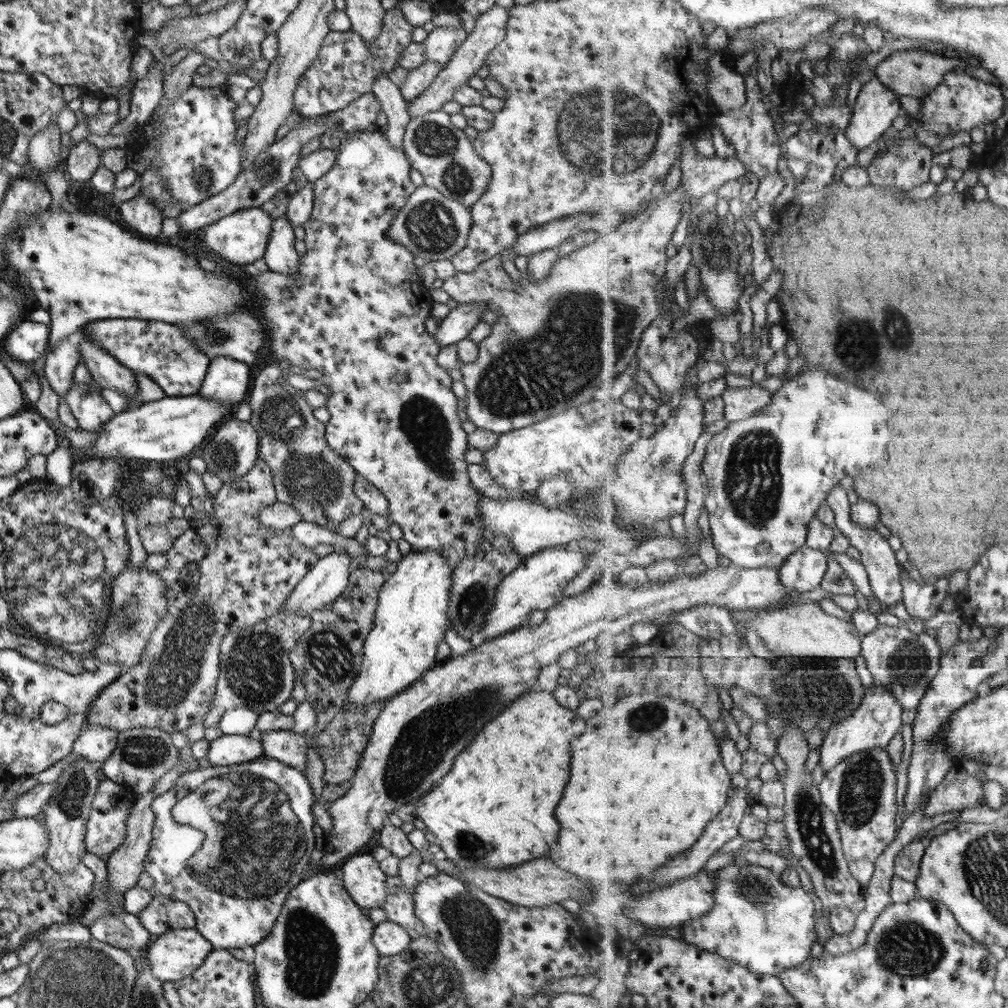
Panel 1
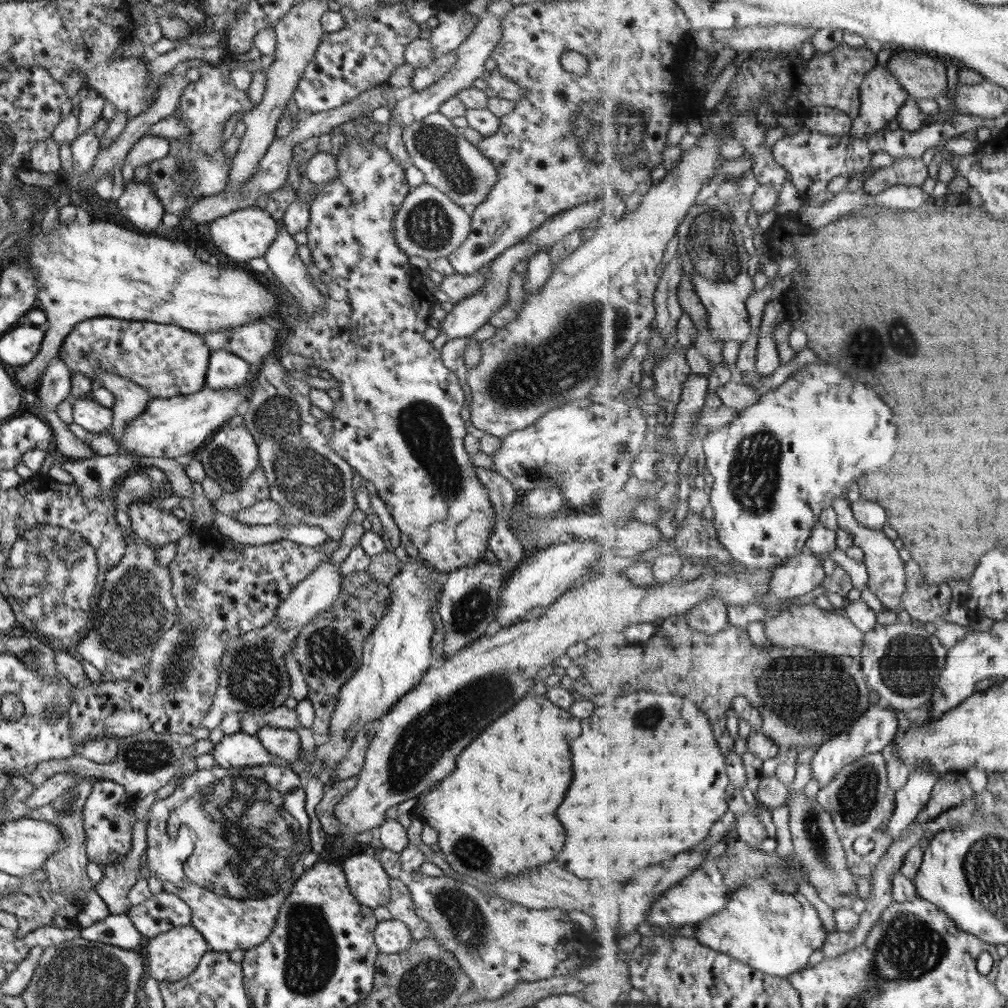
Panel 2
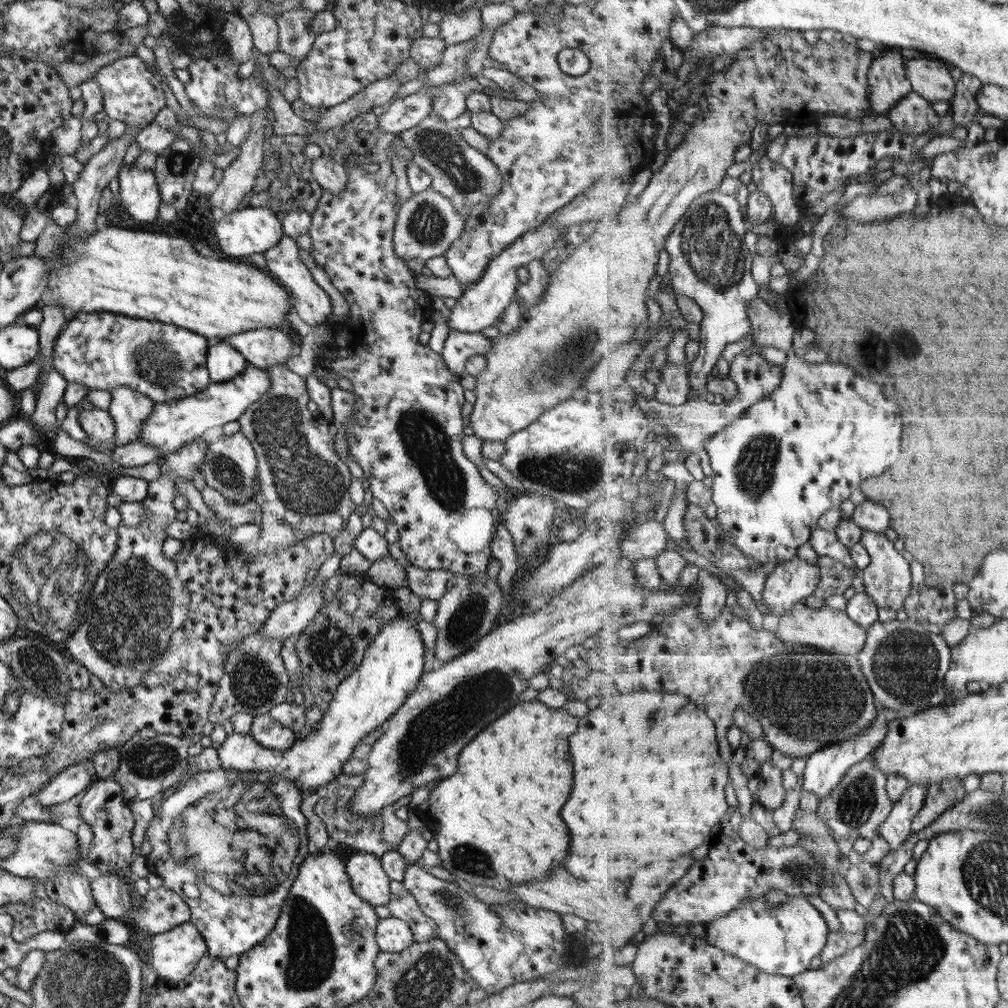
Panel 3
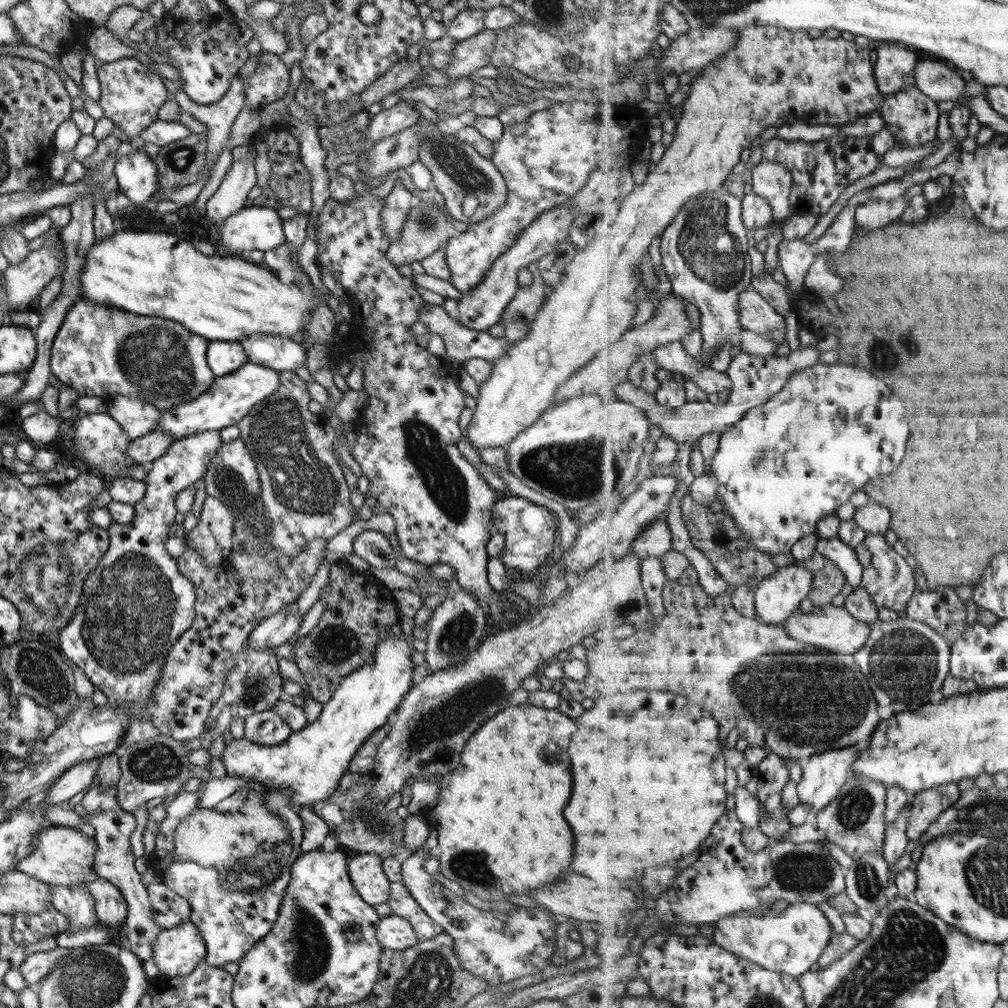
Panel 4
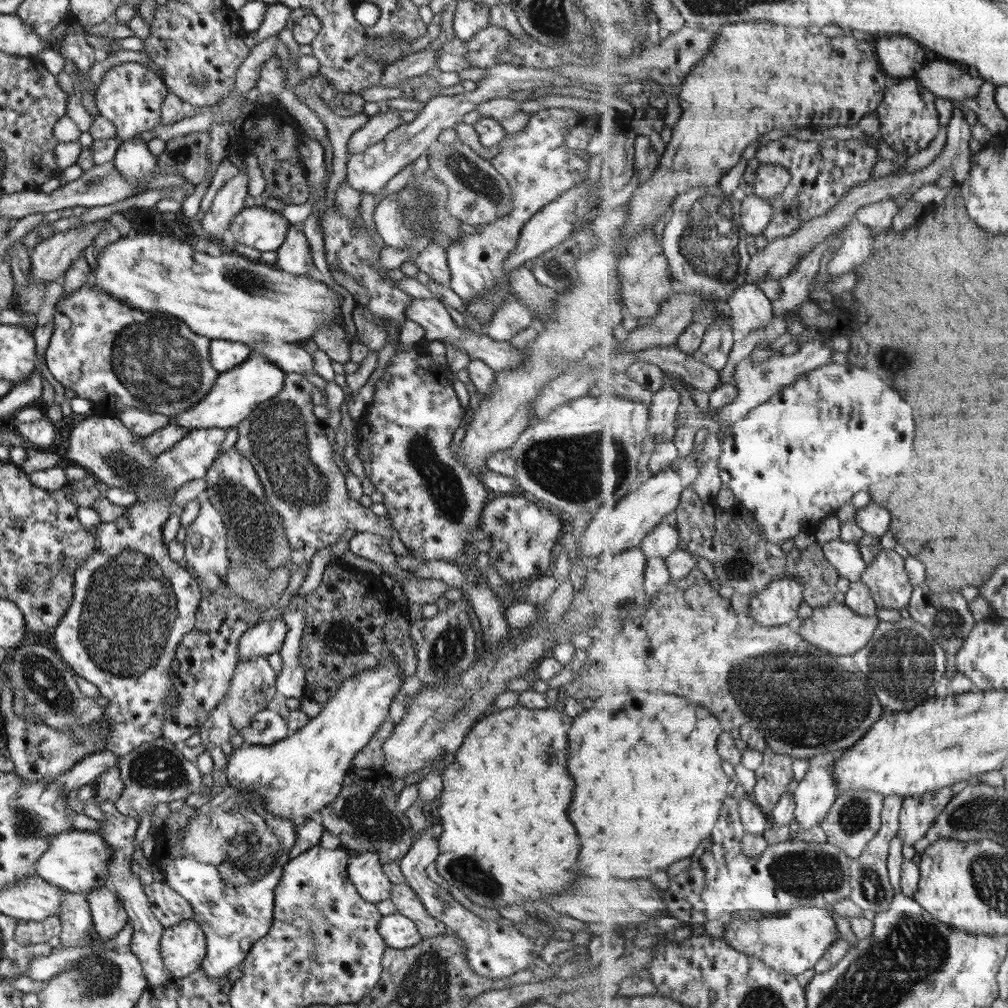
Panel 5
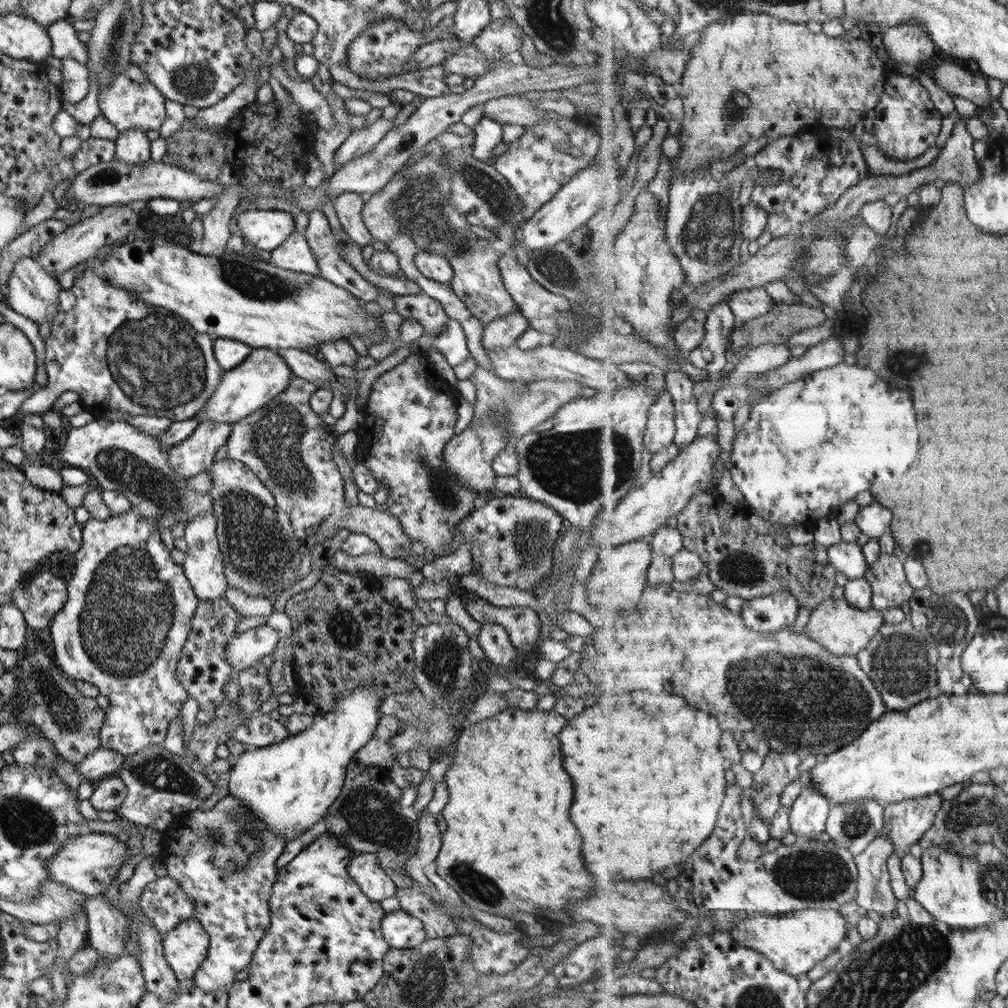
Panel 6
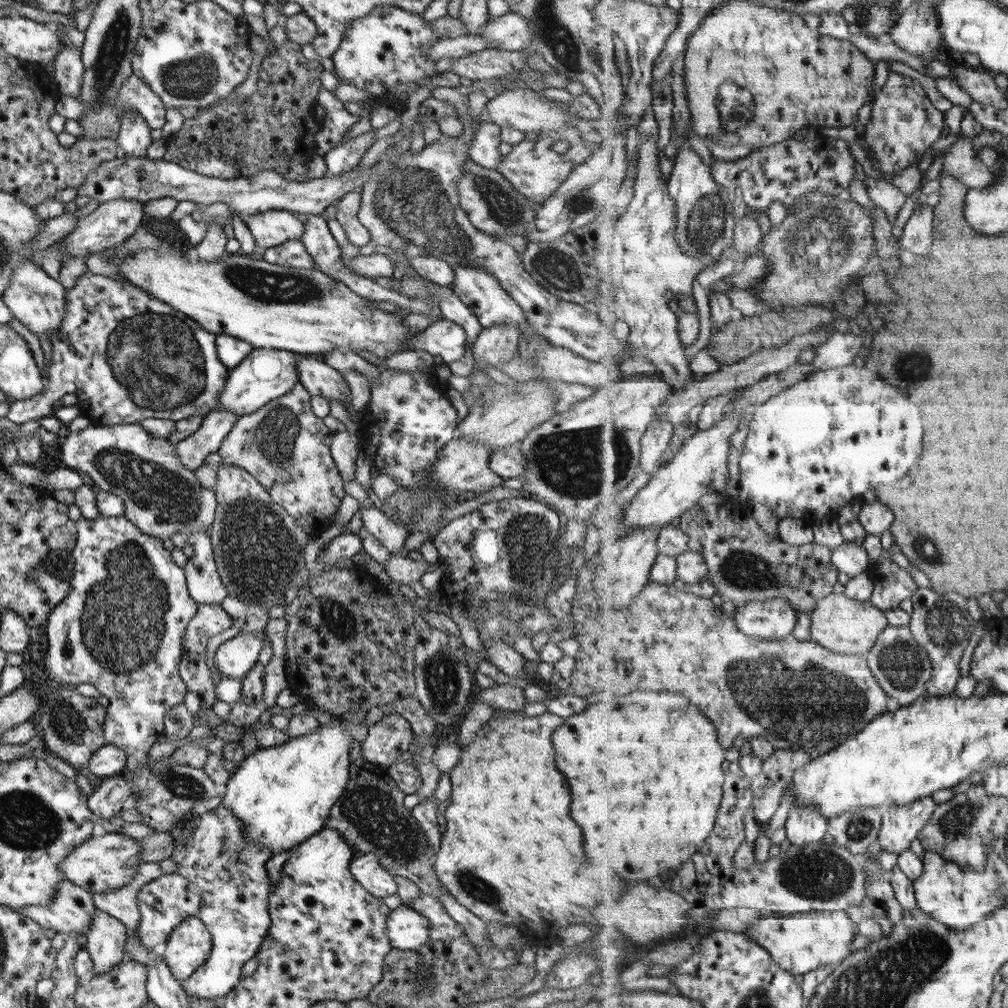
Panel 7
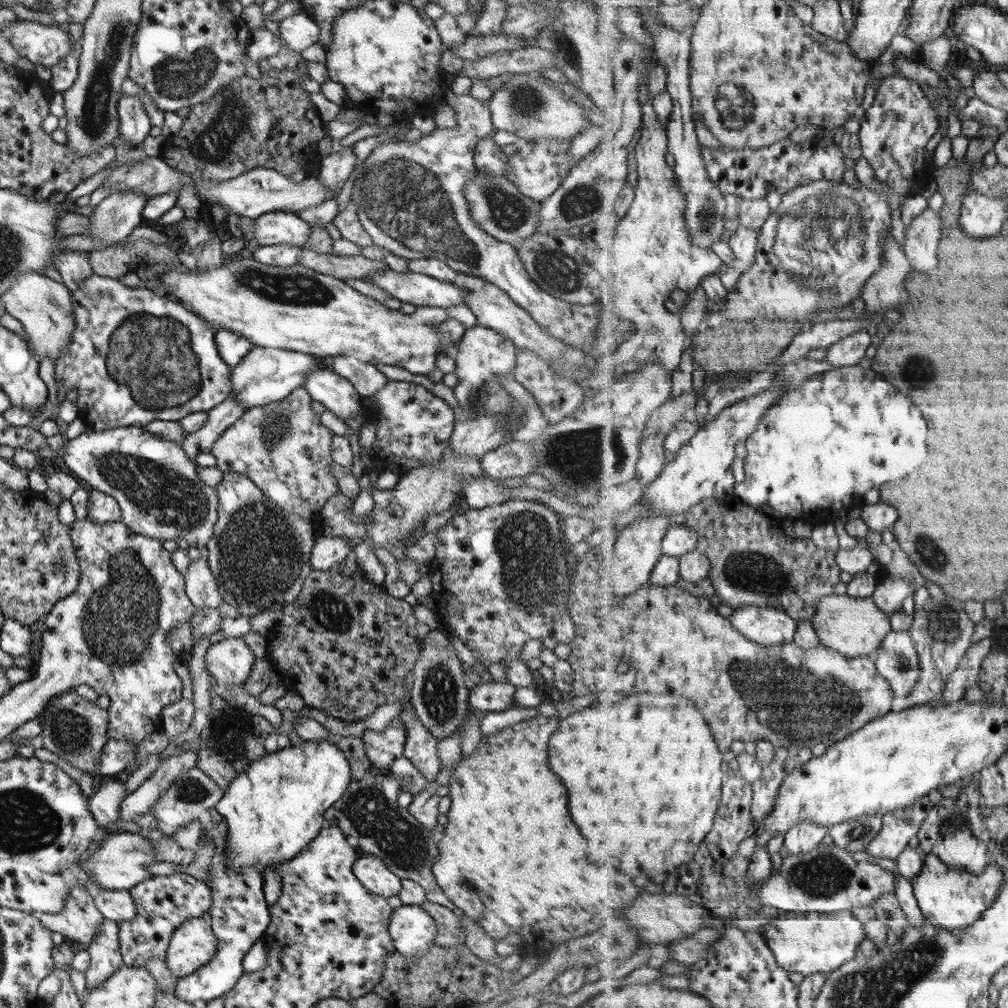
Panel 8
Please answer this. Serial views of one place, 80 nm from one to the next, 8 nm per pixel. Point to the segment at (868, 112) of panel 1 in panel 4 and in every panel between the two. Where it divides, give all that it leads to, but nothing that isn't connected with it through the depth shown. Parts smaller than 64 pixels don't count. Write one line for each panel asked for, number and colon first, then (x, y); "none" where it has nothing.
2: (882, 96)
3: (888, 82)
4: (895, 67)

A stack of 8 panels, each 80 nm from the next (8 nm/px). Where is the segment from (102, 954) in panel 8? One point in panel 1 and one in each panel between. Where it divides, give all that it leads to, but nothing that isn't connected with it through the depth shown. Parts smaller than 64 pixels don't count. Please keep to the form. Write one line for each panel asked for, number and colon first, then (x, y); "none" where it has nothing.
1: (123, 866)
2: (118, 877)
3: (111, 894)
4: (110, 909)
5: (108, 917)
6: (106, 926)
7: (105, 939)

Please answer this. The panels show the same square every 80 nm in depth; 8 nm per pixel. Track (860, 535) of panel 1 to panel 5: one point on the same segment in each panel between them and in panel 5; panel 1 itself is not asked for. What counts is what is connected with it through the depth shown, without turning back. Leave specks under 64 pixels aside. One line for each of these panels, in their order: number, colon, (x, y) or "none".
2: (887, 578)
3: (888, 580)
4: (890, 580)
5: (890, 584)

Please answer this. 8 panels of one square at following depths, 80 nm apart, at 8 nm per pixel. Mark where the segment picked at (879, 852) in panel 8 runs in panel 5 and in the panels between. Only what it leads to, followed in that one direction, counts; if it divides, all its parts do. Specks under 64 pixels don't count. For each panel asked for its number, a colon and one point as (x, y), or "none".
5: (919, 813)
6: (909, 820)
7: (901, 825)

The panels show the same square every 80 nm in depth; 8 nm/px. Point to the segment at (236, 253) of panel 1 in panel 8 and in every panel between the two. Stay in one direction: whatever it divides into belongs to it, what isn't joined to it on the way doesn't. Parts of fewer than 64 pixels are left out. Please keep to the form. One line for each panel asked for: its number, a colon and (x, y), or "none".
2: (243, 234)
3: (247, 230)
4: (251, 228)
5: (257, 227)
6: (264, 229)
7: (273, 227)
8: (273, 228)

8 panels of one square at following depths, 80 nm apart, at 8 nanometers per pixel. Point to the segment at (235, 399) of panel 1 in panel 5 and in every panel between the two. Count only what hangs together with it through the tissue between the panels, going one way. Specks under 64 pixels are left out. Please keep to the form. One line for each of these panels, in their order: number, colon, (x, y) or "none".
2: (224, 370)
3: (223, 362)
4: (222, 357)
5: (223, 354)

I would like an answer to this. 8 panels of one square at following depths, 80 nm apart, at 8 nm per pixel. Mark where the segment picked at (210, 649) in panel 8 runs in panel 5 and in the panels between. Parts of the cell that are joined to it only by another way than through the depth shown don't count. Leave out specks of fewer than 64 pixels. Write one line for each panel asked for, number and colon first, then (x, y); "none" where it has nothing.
5: (264, 638)
6: (242, 650)
7: (233, 658)

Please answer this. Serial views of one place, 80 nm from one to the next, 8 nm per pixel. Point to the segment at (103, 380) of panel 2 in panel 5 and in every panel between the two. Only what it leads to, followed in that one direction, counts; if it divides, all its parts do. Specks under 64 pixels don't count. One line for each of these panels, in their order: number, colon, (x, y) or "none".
3: (128, 408)
4: (136, 418)
5: (142, 424)

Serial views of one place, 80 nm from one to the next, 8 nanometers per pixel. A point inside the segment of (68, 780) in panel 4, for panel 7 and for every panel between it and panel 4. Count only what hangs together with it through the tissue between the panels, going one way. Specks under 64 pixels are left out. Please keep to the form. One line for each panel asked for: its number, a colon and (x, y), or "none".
5: (87, 769)
6: (97, 764)
7: (109, 760)

